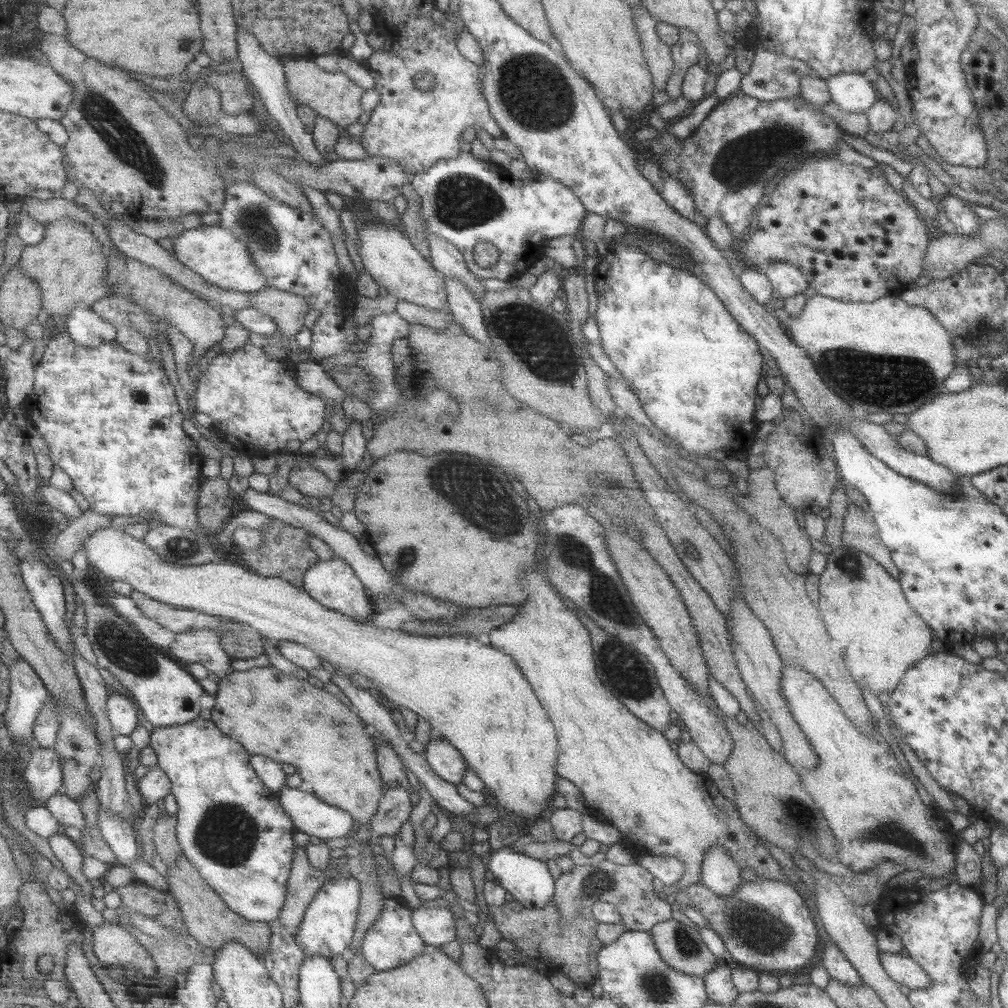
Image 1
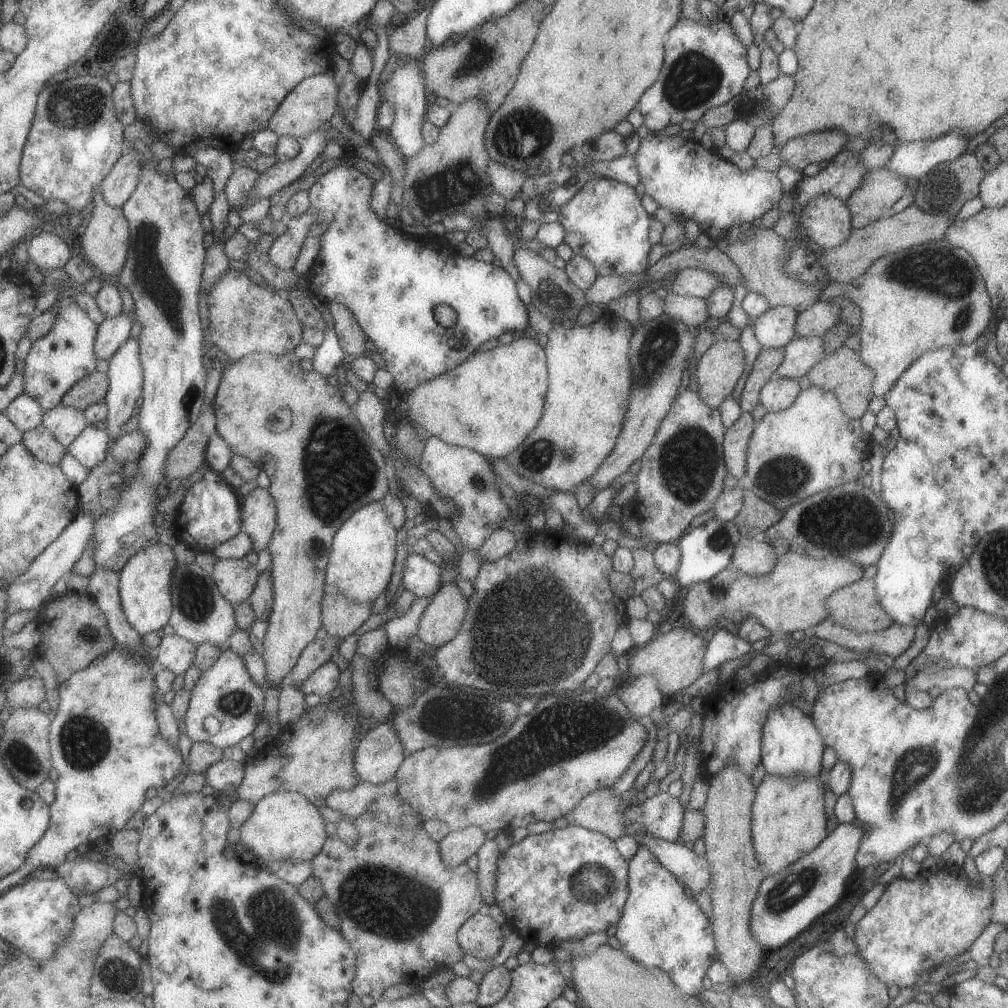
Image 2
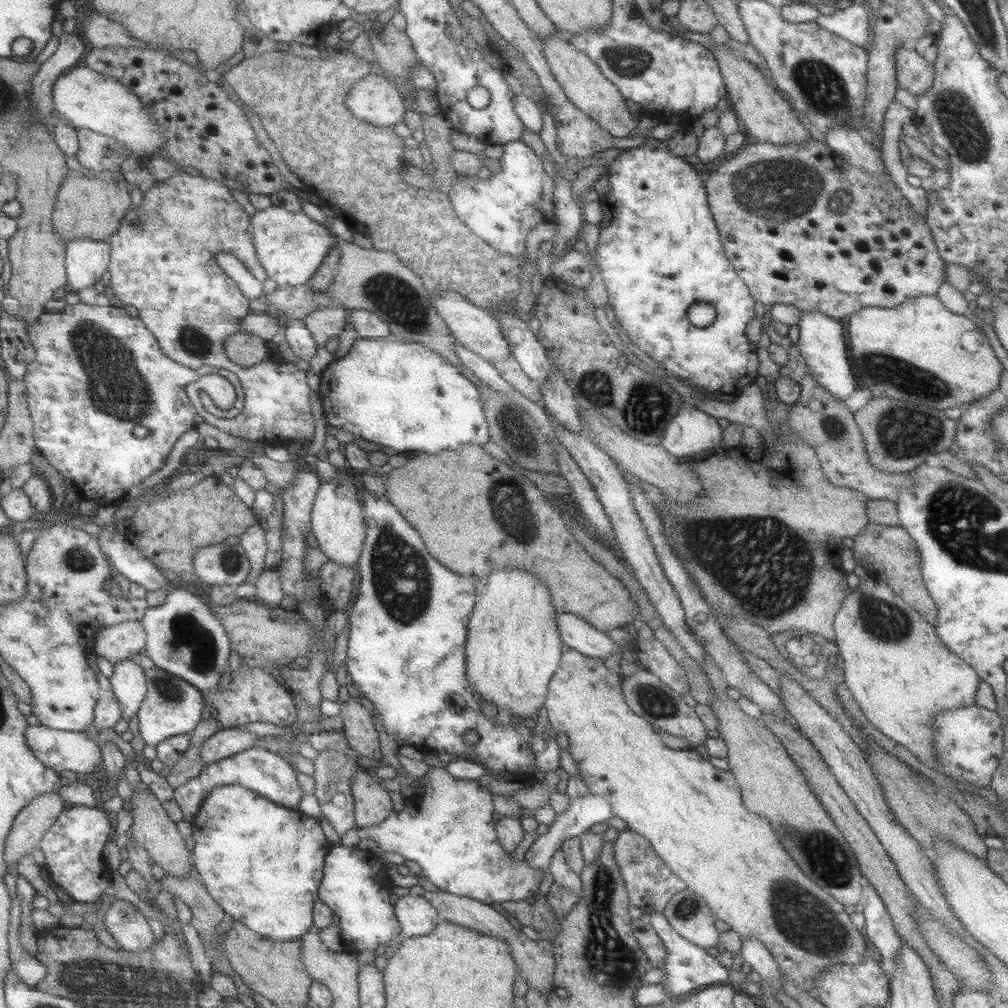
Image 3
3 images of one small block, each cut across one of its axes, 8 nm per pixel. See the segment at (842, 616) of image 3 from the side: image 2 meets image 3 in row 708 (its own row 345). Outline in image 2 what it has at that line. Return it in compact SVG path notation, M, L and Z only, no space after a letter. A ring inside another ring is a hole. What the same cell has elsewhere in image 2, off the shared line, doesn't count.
M939 240L925 242L907 249L885 254L871 262L859 286L841 284L841 295L854 303L860 311L859 358L873 370L871 396L883 398L893 388L895 380L919 356L937 348L953 348L957 344L971 344L992 321L990 297L973 258L960 247Z

